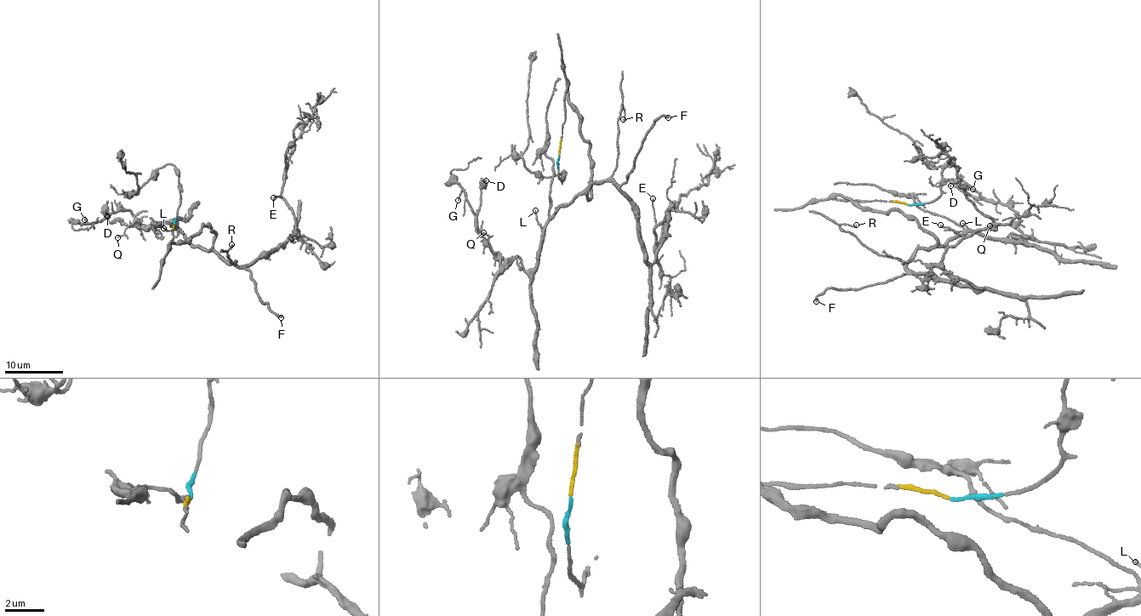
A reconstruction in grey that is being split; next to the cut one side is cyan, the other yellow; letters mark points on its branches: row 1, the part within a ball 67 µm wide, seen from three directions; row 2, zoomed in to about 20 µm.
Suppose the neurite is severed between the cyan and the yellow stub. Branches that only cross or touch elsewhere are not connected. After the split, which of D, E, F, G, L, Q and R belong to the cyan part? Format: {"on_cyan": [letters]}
{"on_cyan": []}

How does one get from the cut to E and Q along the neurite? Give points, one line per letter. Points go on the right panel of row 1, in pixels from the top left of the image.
E: (907, 203), (850, 199), (902, 211), (937, 241), (908, 268), (981, 289), (944, 268), (962, 236), (940, 225)
Q: (907, 203), (850, 199), (902, 211), (929, 249), (972, 231), (1022, 239), (1014, 225), (989, 225)

